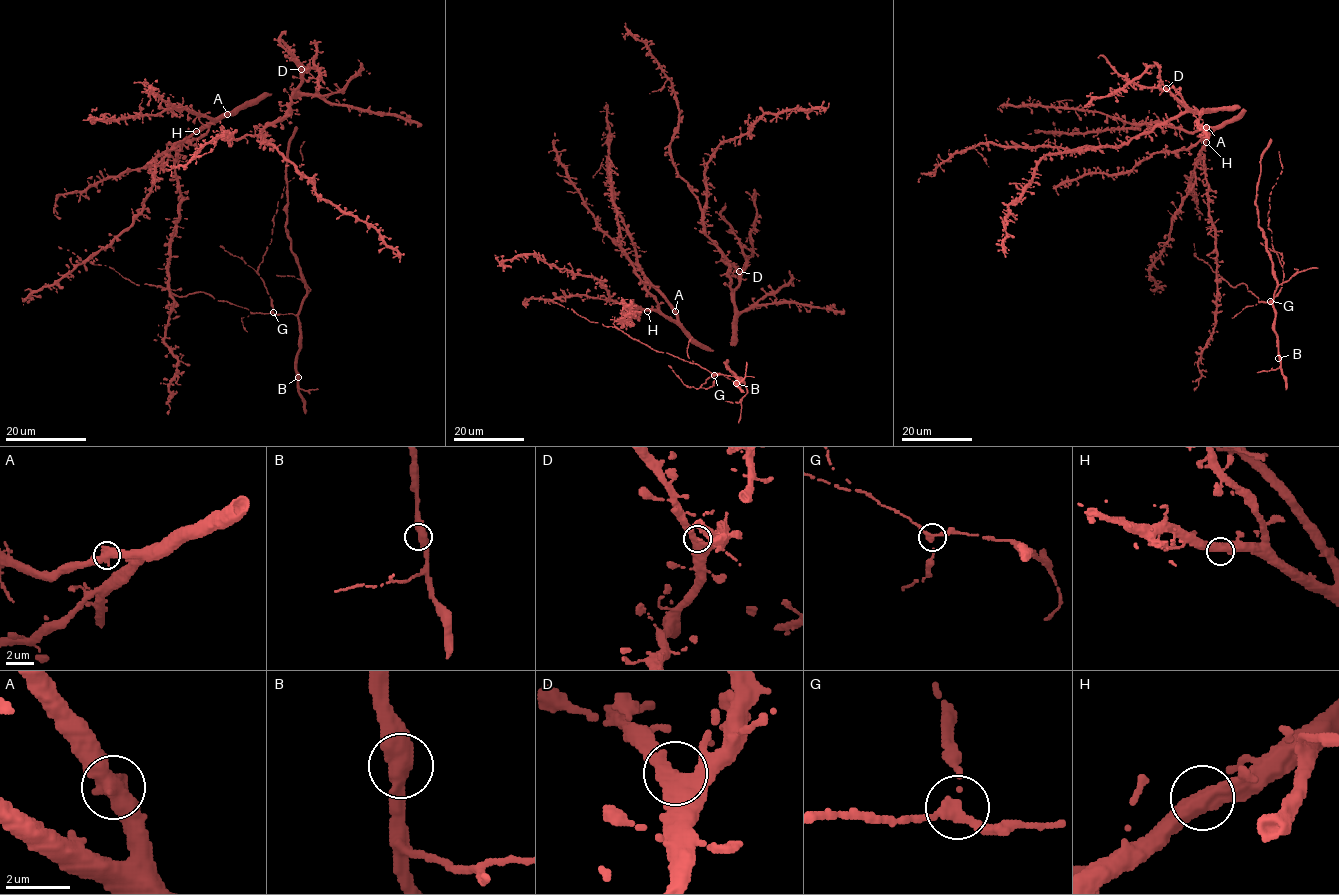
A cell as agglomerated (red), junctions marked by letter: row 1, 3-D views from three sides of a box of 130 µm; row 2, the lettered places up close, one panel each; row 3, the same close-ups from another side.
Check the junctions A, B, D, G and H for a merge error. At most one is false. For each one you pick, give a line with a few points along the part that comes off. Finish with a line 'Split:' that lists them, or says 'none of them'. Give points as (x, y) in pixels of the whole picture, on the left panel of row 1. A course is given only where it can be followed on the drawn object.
Split: none of them

